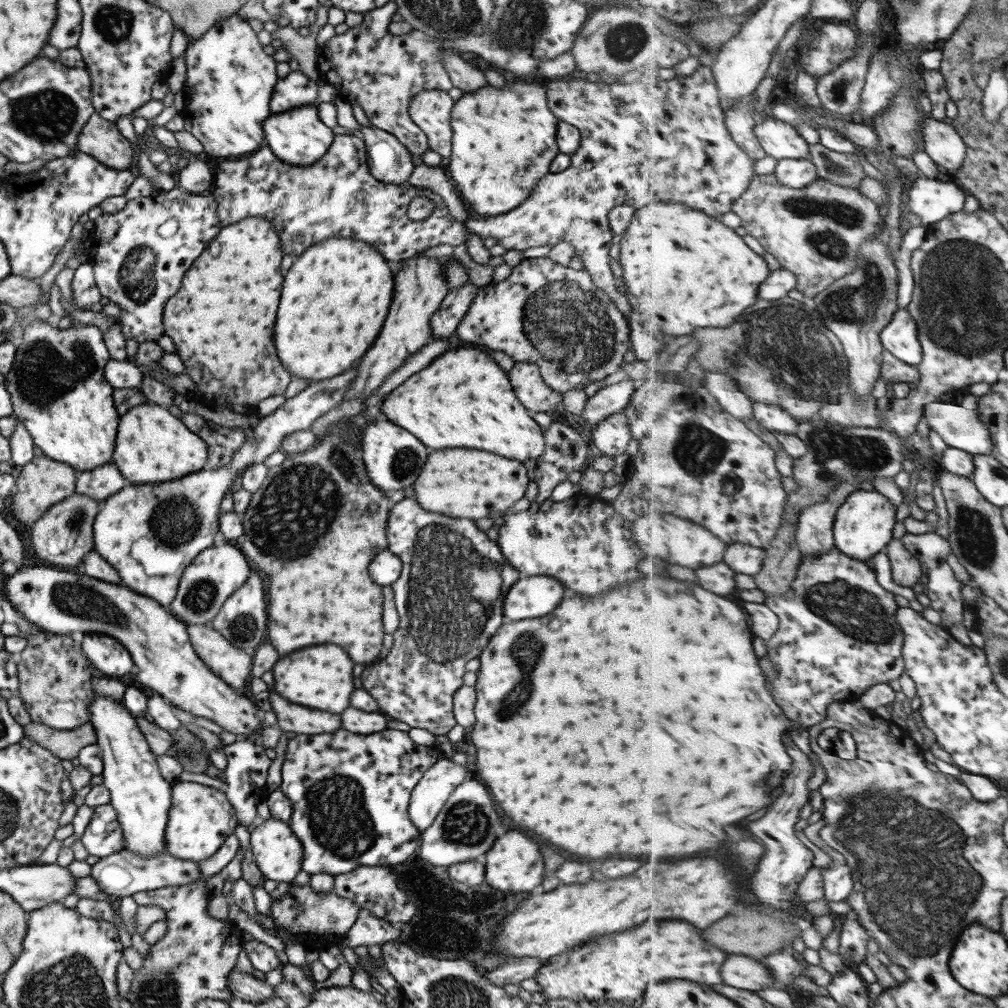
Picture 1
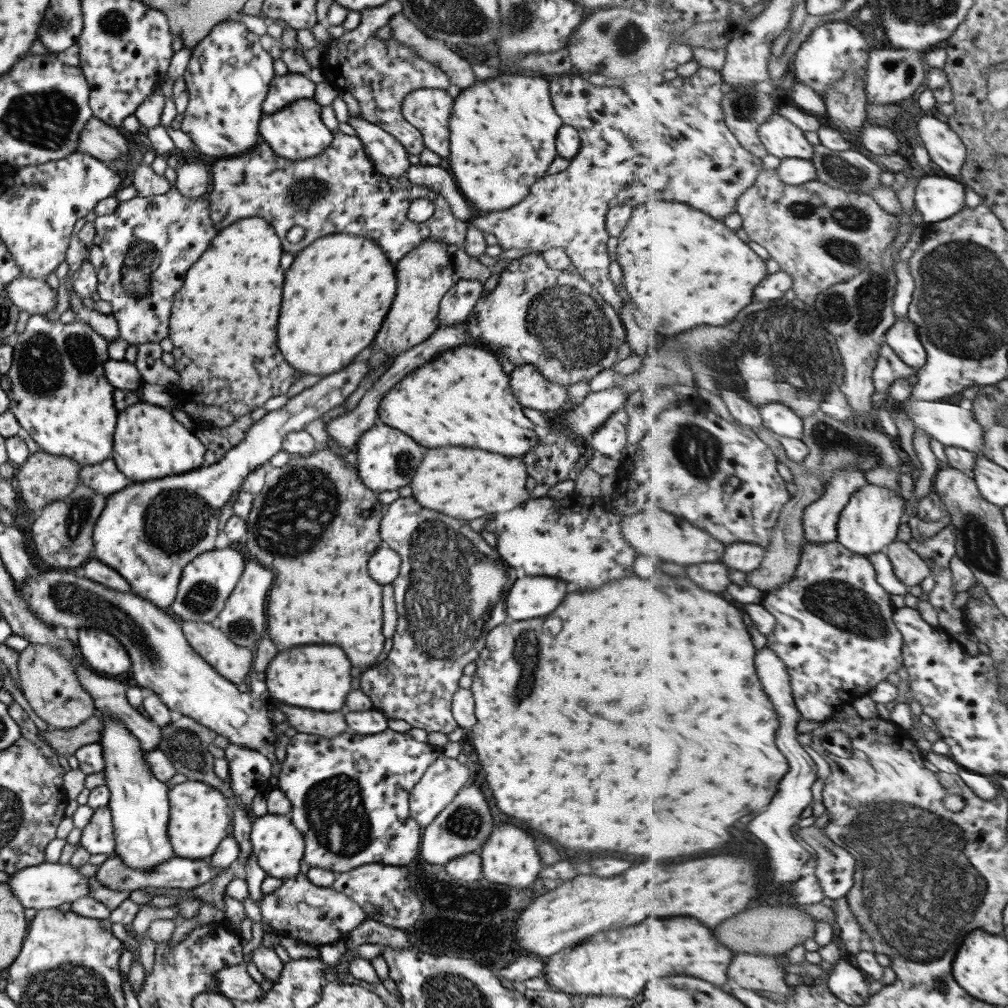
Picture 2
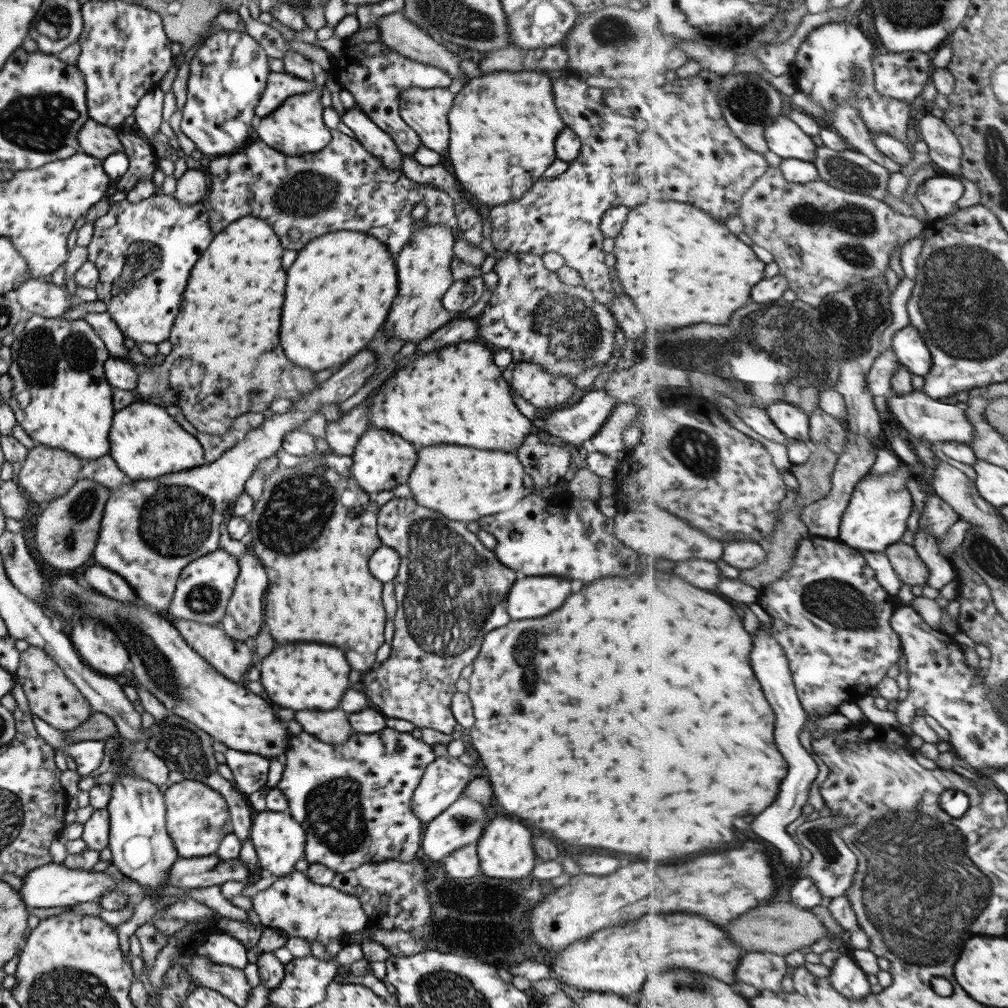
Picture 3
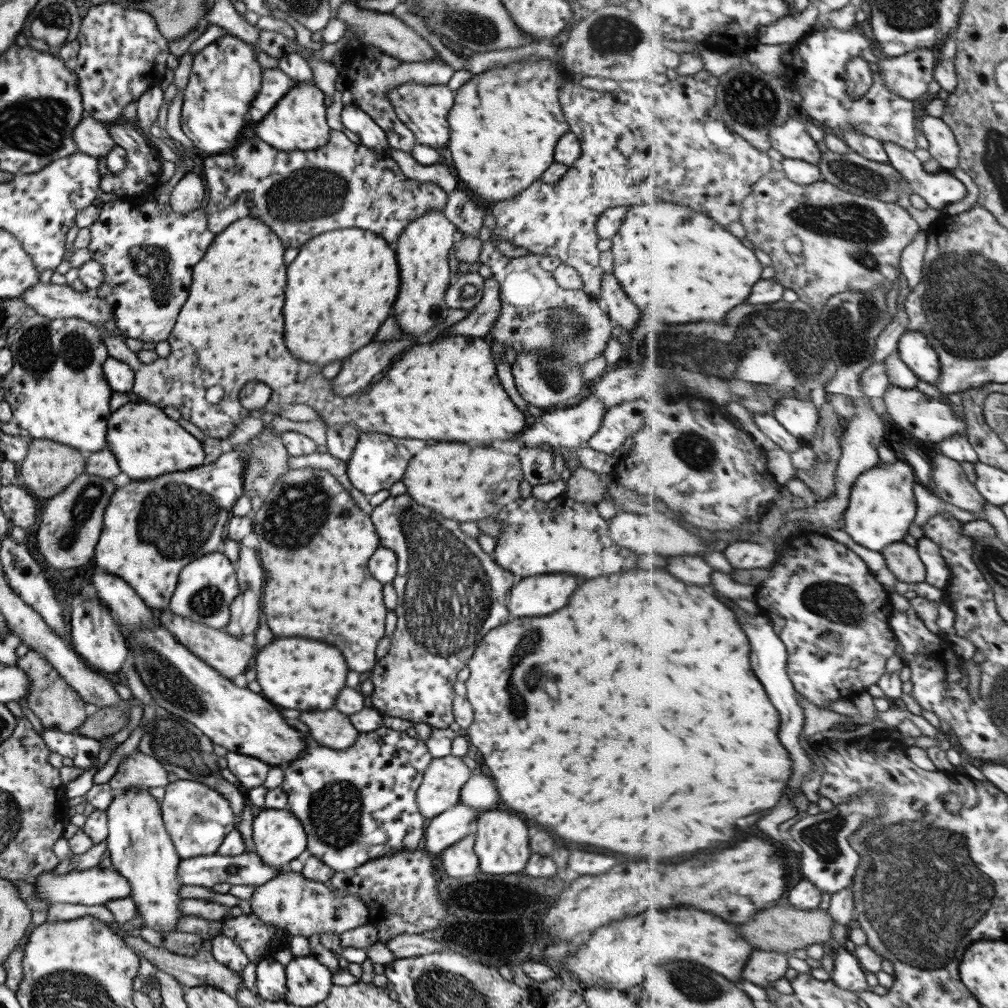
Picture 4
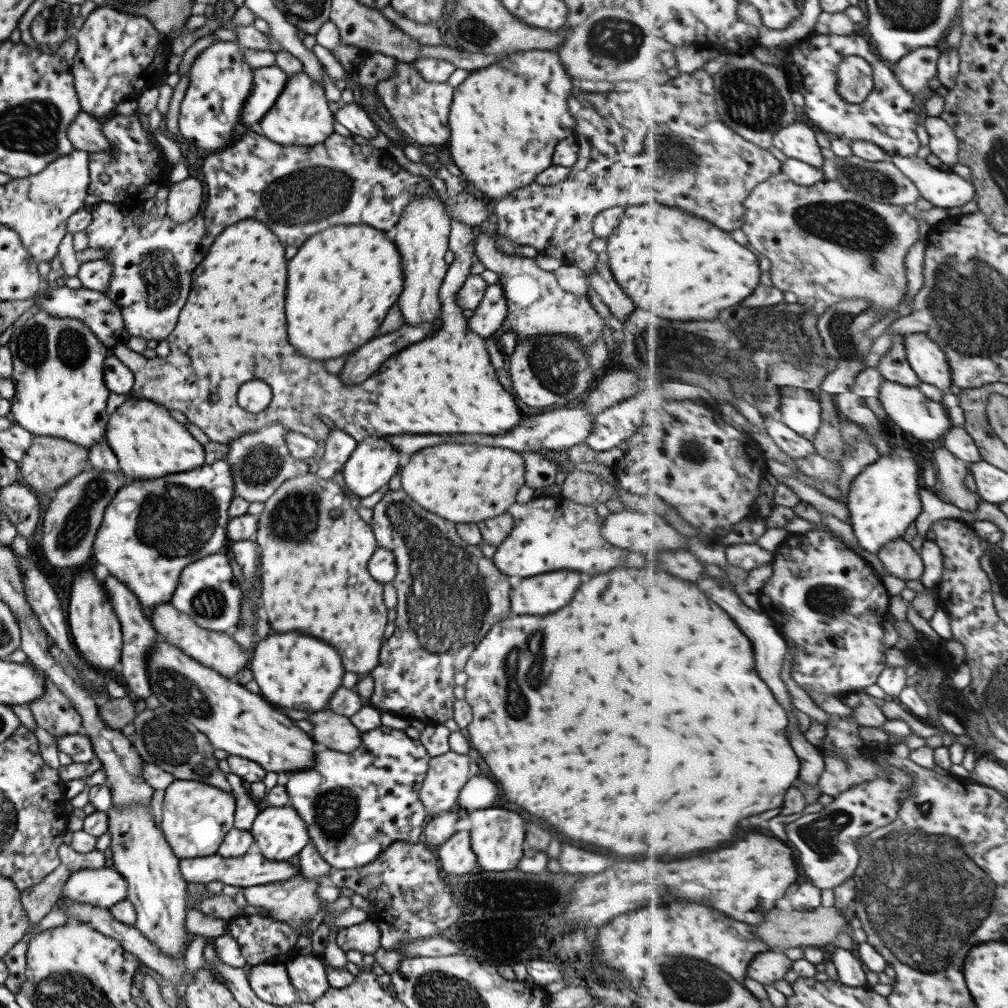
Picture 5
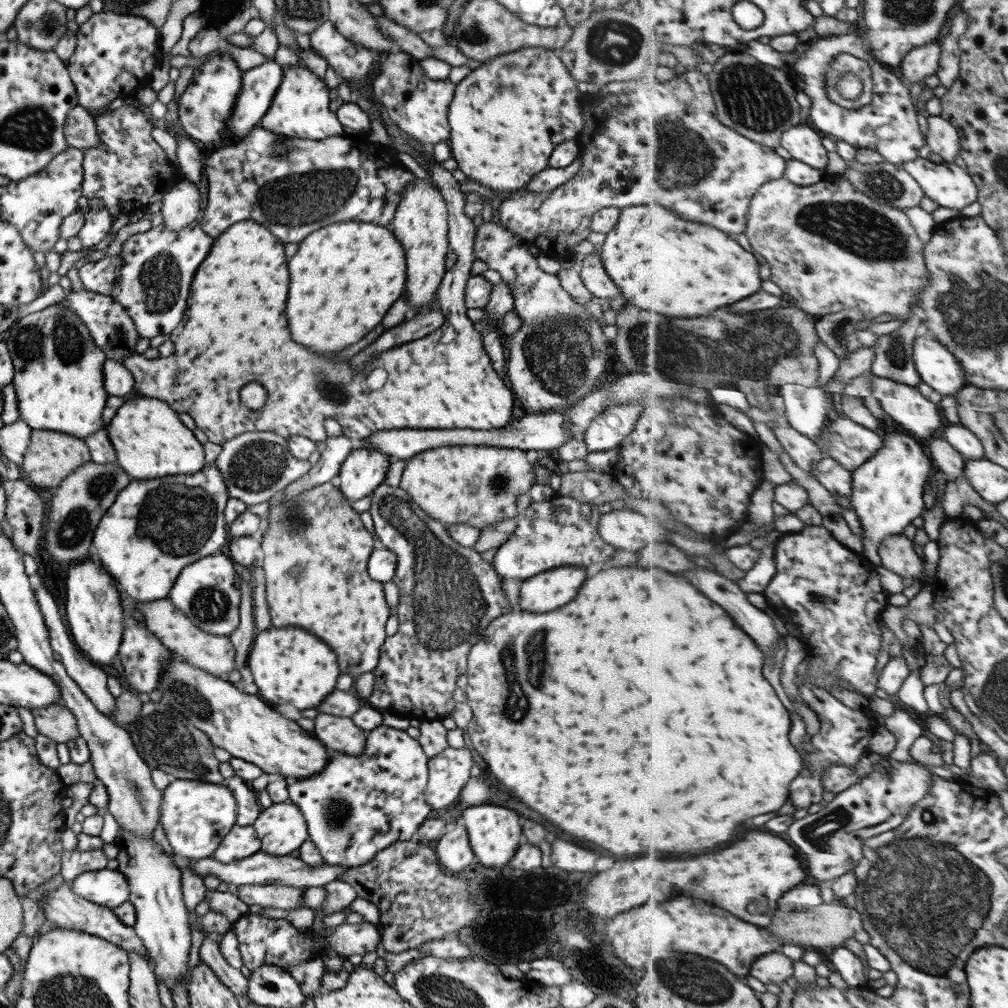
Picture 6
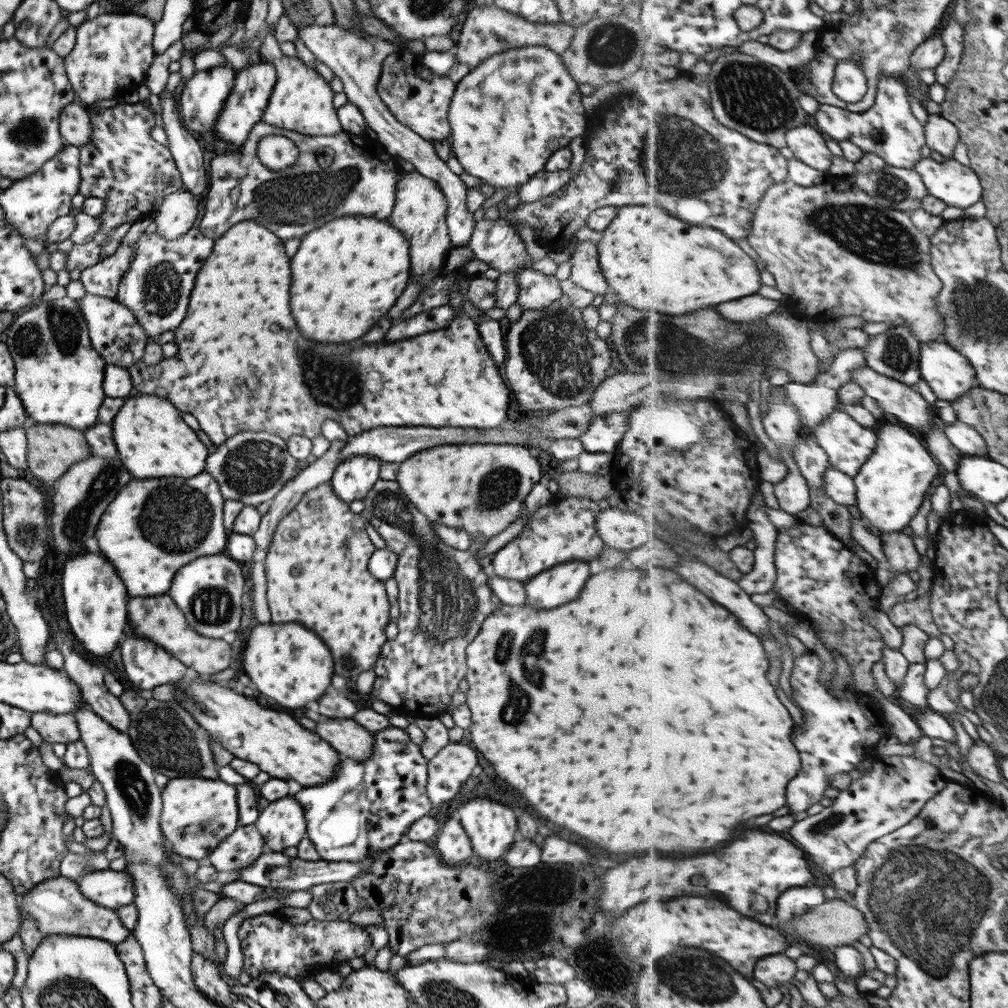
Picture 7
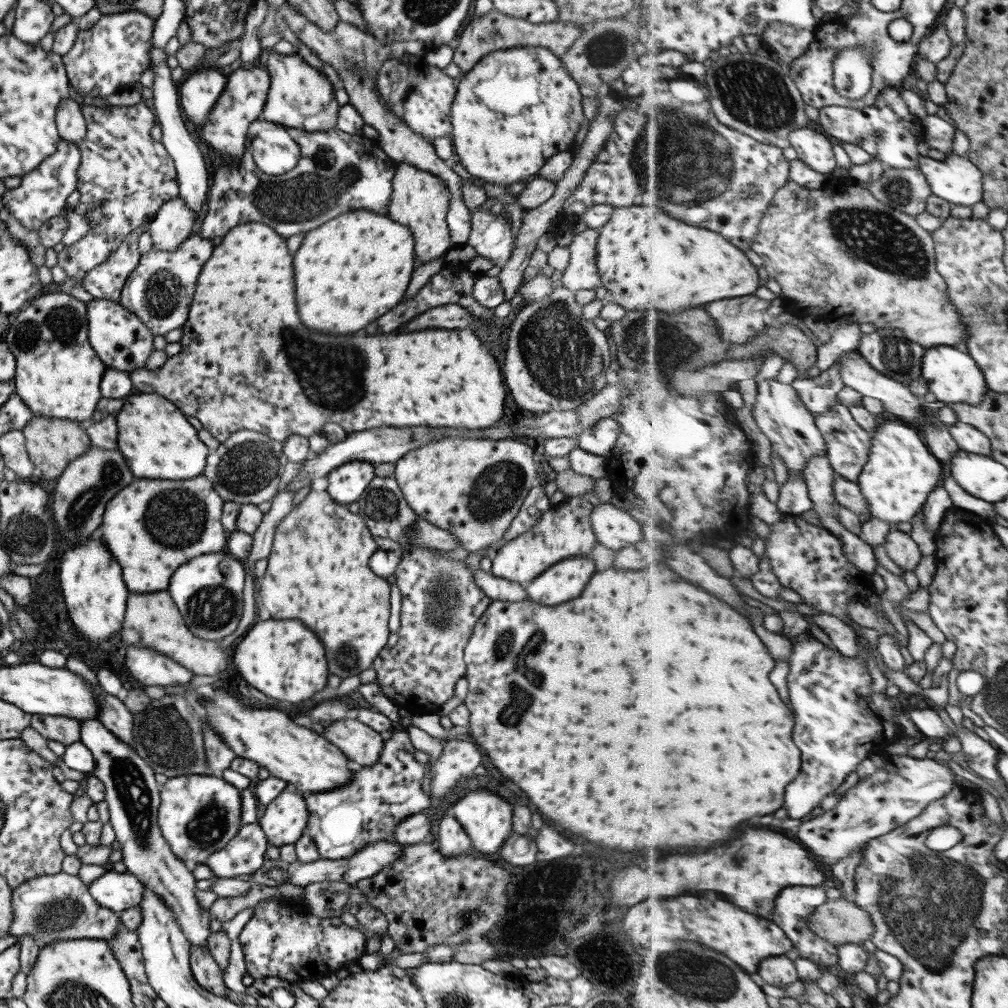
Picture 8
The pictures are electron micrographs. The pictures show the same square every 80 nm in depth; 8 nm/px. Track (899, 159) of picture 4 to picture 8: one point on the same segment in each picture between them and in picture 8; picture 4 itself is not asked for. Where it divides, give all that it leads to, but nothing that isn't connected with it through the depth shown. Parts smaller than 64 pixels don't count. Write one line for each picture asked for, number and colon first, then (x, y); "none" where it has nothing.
5: (942, 185)
6: (948, 184)
7: (958, 185)
8: (957, 179)

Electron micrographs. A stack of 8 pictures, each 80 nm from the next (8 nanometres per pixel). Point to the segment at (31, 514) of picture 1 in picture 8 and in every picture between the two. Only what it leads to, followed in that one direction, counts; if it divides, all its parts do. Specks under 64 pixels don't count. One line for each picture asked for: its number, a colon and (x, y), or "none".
2: (43, 478)
3: (45, 473)
4: (48, 467)
5: (50, 462)
6: (51, 456)
7: (51, 449)
8: (51, 443)

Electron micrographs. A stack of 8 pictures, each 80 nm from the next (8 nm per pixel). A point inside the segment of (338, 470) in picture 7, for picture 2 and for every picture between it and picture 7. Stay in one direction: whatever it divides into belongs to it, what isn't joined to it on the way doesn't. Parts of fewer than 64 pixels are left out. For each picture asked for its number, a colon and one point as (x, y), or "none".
2: (386, 459)
3: (381, 460)
4: (376, 462)
5: (373, 462)
6: (362, 471)

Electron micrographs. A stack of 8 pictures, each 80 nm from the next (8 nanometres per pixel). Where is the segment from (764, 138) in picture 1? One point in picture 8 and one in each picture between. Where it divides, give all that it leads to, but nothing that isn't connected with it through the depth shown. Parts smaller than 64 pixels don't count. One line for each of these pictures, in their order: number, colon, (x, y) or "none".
2: (782, 138)
3: (785, 138)
4: (792, 140)
5: (798, 140)
6: (803, 143)
7: (809, 145)
8: (815, 149)

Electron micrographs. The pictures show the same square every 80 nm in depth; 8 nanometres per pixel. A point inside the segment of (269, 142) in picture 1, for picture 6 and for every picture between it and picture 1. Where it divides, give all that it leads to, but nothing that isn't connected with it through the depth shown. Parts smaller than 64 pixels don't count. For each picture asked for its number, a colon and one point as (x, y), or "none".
2: (296, 132)
3: (296, 127)
4: (297, 122)
5: (300, 116)
6: (299, 108)

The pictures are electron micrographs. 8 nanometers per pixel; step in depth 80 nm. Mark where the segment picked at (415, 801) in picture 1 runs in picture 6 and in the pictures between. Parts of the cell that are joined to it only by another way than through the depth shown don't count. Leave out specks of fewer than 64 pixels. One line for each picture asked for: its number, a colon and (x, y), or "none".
2: (440, 781)
3: (443, 780)
4: (443, 778)
5: (446, 774)
6: (448, 771)

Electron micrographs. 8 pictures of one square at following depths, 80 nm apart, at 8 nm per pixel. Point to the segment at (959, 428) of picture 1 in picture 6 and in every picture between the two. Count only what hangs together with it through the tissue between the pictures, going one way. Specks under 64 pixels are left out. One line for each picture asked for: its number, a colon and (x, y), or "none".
2: (951, 425)
3: (924, 417)
4: (927, 418)
5: (908, 407)
6: (905, 404)

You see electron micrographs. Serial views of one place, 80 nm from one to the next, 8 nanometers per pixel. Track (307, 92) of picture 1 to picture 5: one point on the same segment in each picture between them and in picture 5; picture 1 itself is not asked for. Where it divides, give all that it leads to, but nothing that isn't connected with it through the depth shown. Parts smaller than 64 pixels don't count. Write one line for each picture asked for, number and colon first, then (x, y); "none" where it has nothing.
2: (286, 88)
3: (279, 86)
4: (274, 83)
5: (267, 81)

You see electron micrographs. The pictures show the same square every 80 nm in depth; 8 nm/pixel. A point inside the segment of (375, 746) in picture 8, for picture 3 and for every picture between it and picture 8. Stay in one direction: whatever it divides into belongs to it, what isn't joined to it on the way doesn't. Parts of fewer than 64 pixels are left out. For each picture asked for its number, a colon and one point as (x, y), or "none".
3: (331, 727)
4: (330, 728)
5: (330, 730)
6: (340, 734)
7: (348, 738)

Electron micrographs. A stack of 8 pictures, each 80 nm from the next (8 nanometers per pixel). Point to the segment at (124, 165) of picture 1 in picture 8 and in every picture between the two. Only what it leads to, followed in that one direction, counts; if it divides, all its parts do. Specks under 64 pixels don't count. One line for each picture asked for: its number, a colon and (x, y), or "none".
2: (97, 139)
3: (95, 139)
4: (90, 136)
5: (84, 133)
6: (79, 131)
7: (73, 124)
8: (70, 126)

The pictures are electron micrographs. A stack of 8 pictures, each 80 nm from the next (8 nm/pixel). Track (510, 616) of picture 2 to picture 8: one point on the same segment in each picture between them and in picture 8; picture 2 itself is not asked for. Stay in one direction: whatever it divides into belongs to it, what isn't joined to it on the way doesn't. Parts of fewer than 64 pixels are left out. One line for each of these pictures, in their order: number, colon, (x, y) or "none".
3: (531, 597)
4: (540, 595)
5: (545, 593)
6: (543, 592)
7: (556, 585)
8: (560, 582)

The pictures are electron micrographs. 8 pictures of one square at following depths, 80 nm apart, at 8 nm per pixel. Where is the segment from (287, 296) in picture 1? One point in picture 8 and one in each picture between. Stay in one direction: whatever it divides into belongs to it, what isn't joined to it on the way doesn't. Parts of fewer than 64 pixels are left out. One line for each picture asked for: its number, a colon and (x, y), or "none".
2: (336, 293)
3: (338, 291)
4: (340, 286)
5: (338, 290)
6: (345, 275)
7: (347, 273)
8: (349, 271)

